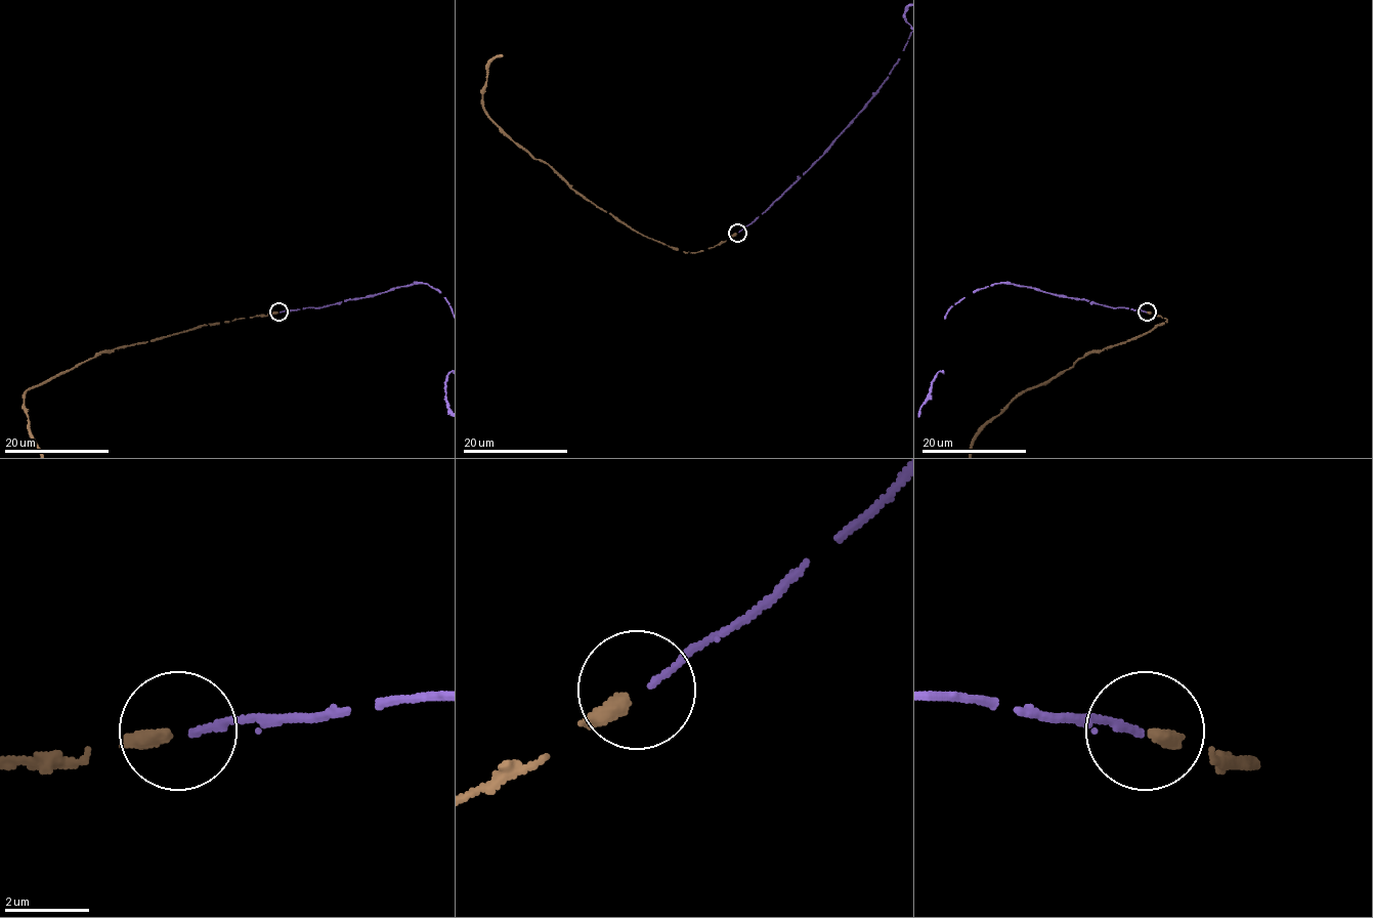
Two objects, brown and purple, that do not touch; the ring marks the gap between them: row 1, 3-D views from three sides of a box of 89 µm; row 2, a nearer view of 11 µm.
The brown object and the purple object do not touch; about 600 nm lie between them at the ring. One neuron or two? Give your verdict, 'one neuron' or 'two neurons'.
one neuron

